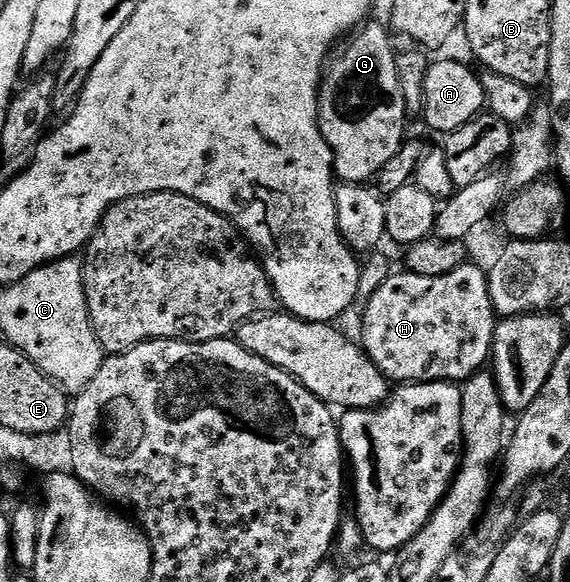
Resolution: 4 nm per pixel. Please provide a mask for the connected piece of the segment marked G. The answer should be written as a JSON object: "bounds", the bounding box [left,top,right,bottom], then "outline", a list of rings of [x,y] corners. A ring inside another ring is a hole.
{"bounds":[320,30,406,185],"outline":[[[357,30],[345,47],[327,60],[320,80],[320,136],[332,151],[335,178],[357,185],[375,180],[406,142],[398,56],[392,52],[387,30],[364,30]]]}

